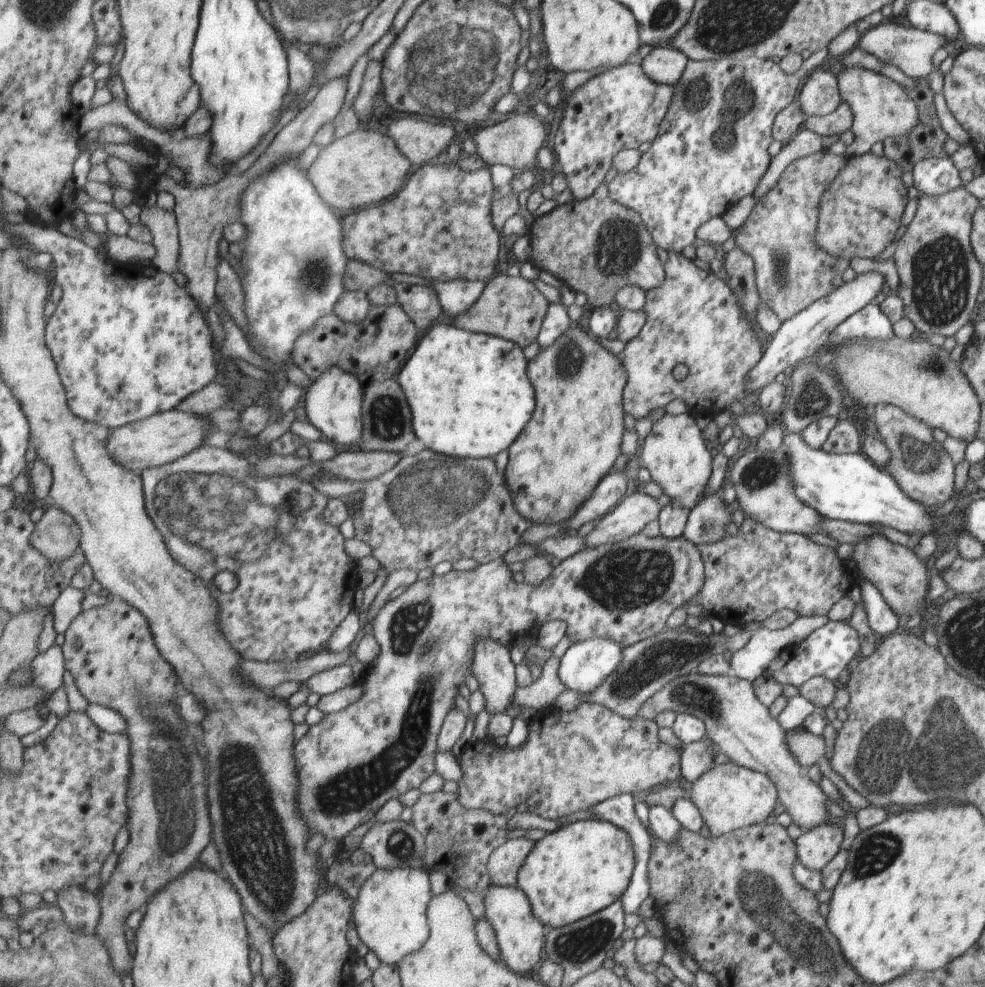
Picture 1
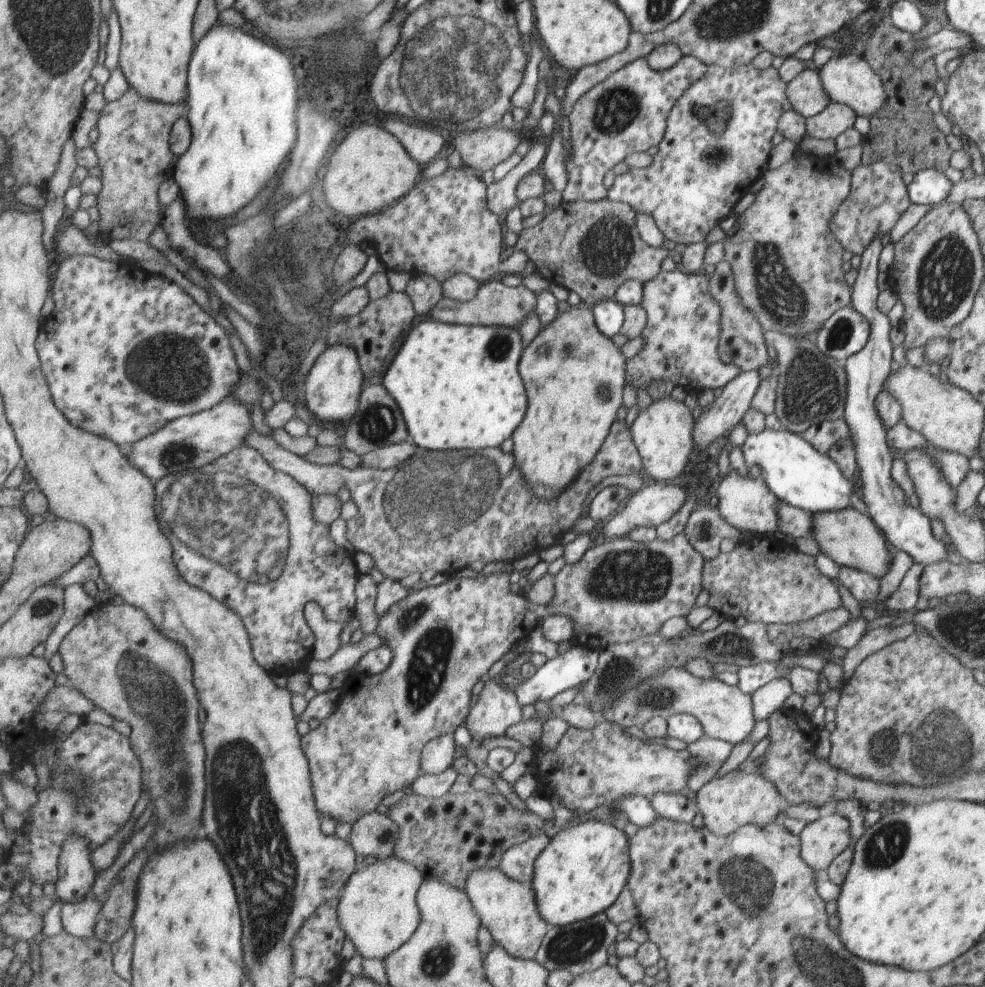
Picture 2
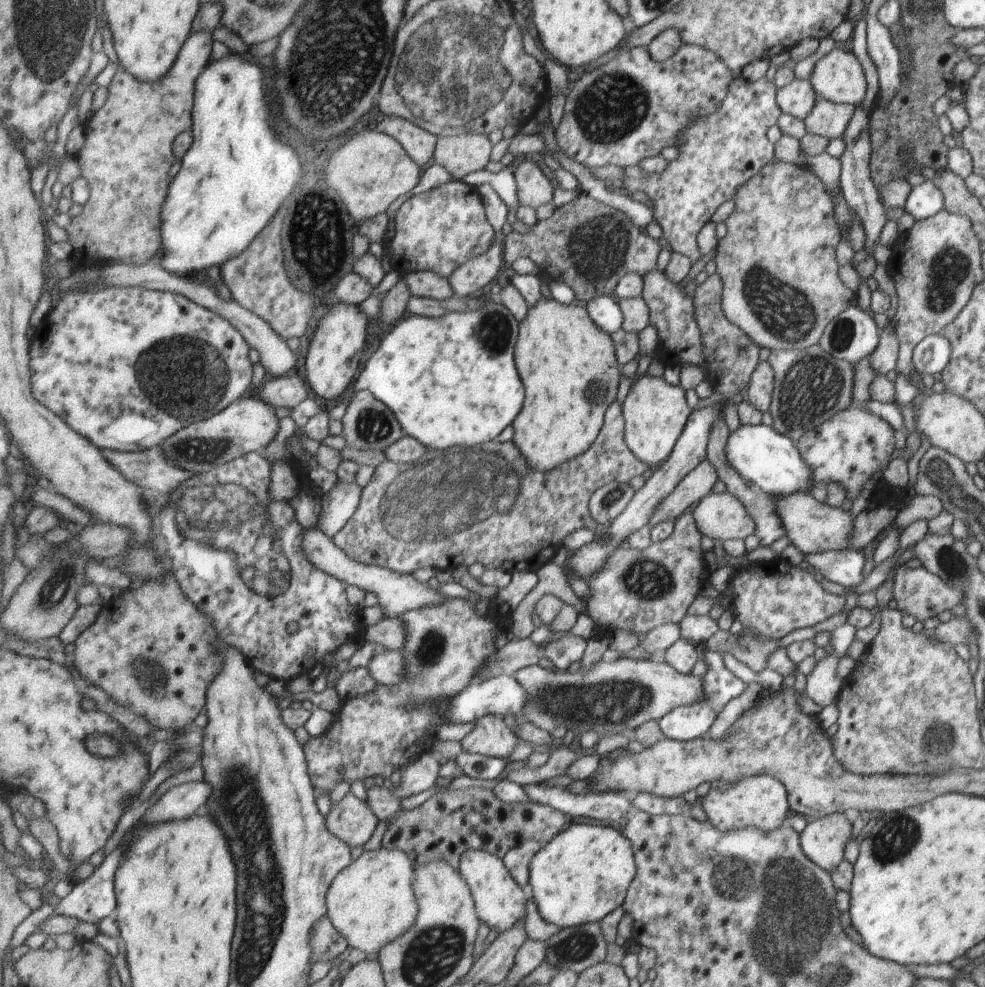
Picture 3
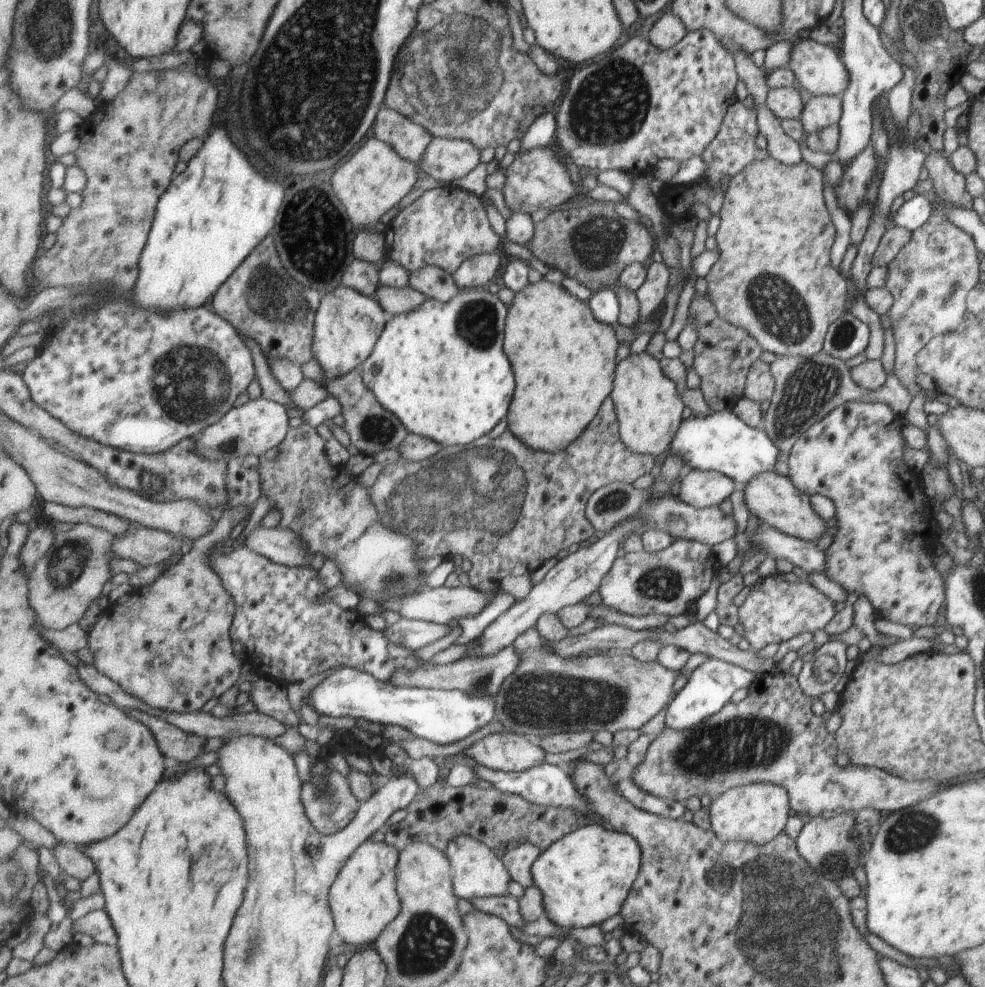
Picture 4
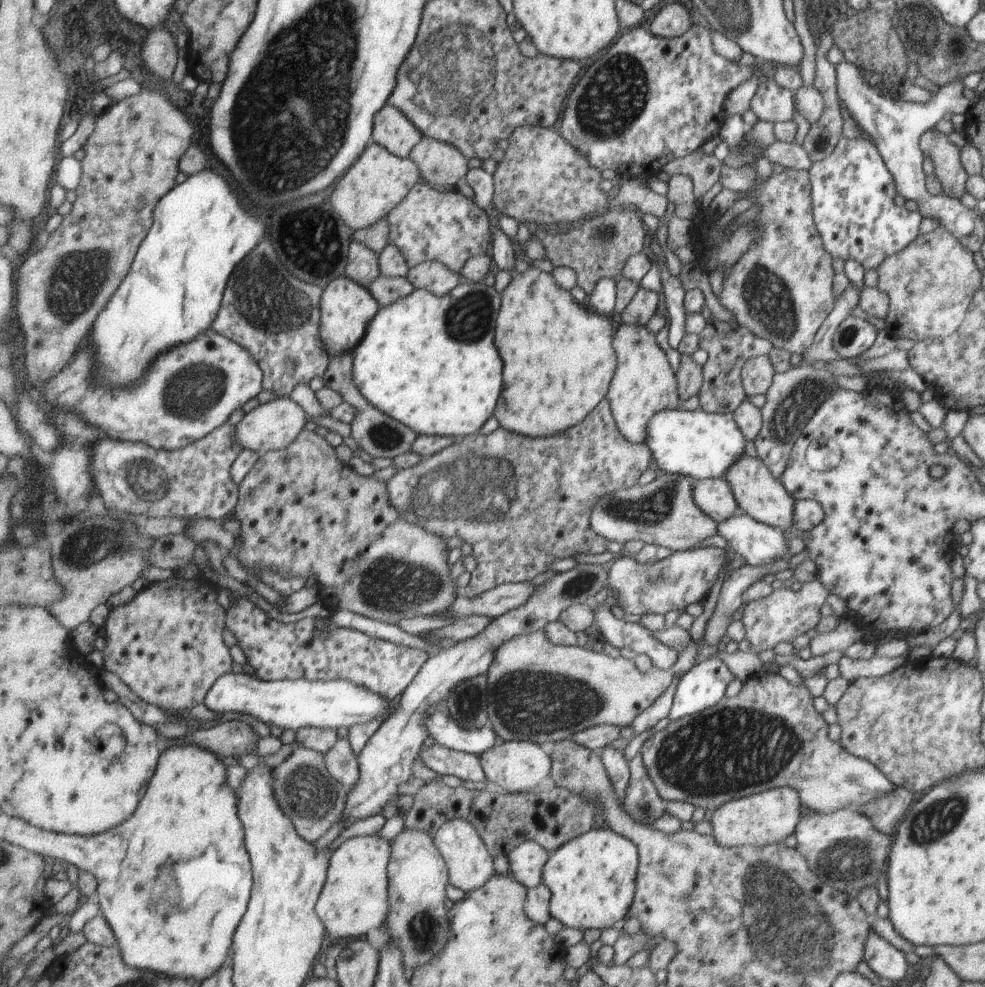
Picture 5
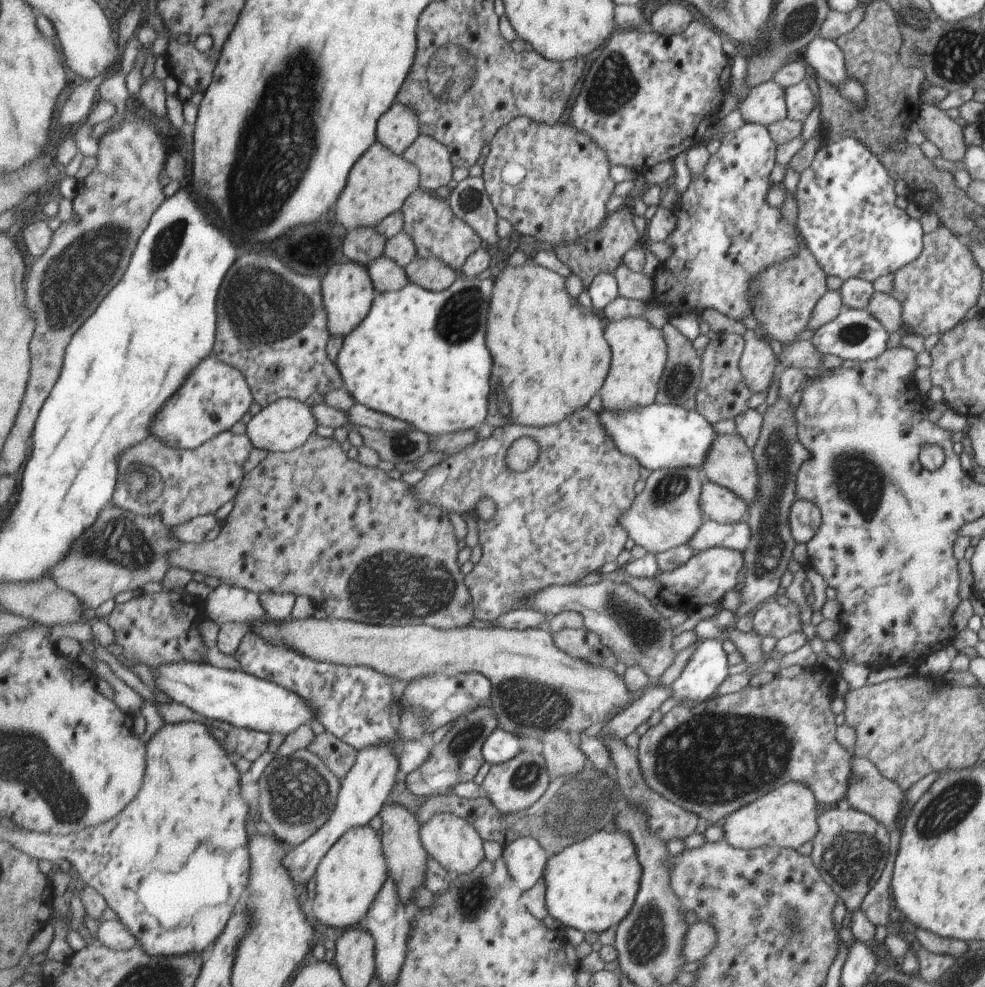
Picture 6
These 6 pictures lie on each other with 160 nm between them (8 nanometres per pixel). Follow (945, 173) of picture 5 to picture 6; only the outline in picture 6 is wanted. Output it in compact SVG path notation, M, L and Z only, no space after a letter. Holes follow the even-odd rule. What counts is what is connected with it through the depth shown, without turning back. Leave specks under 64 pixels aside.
M923 103L916 123L925 138L940 150L942 158L961 162L967 147L961 121L951 119L945 109L940 109L934 103Z

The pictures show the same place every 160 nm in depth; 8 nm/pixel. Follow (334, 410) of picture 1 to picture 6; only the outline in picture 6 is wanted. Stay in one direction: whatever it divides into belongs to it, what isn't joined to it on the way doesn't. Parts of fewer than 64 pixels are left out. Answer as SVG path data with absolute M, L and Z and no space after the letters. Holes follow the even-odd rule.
M338 261L322 279L323 298L331 335L343 335L345 338L351 331L354 331L354 328L358 327L362 320L366 319L367 313L374 303L374 298L377 296L370 270L367 266L355 261Z

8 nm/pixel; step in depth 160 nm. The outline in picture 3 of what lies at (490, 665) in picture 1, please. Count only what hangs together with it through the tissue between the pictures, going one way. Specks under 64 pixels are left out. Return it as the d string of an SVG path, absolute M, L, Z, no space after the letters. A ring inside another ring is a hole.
M487 714L479 718L473 730L461 742L463 752L508 759L521 740L505 724L504 717Z

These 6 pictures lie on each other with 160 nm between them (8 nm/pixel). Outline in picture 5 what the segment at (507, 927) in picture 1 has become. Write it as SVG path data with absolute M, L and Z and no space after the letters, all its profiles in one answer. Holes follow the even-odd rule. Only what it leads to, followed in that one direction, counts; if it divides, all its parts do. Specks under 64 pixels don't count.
M455 817L443 823L437 834L434 834L434 843L446 860L450 872L449 884L453 884L465 892L474 891L485 886L495 874L493 853L476 826L467 819Z

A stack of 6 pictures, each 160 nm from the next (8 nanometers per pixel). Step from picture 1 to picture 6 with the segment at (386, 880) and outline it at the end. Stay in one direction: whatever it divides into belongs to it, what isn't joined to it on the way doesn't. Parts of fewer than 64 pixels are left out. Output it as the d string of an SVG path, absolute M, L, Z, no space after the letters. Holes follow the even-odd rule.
M369 825L364 827L351 827L337 842L331 847L331 850L325 855L325 858L319 863L316 872L316 895L313 901L313 910L317 918L329 926L331 931L335 928L349 928L365 925L365 918L378 898L379 891L386 886L386 880L389 875L389 864L386 859L386 851L383 846L382 836L379 836Z

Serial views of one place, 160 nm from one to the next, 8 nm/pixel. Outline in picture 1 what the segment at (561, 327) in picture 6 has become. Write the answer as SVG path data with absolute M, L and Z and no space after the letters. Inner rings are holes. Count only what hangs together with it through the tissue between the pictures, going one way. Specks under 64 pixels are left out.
M573 325L569 326L564 333L561 333L559 338L551 346L540 347L539 352L529 361L528 375L530 376L530 381L534 384L536 398L539 404L537 404L533 418L527 423L526 430L523 431L523 436L519 436L519 440L516 440L509 448L510 459L508 467L505 470L505 483L509 488L509 493L513 496L518 511L527 520L535 522L535 524L559 524L559 522L571 517L574 514L573 510L575 510L581 502L585 502L585 498L587 498L589 494L592 493L591 490L595 488L597 480L599 480L599 478L607 472L607 468L613 464L615 456L621 454L619 452L619 442L621 442L621 434L623 434L623 424L621 424L621 408L619 408L619 406L621 406L621 390L623 390L623 386L626 386L625 368L621 366L618 356L609 354L603 346L597 344L597 339L593 340L593 338L589 338L581 328L575 328ZM557 422L559 422L559 446L547 446L547 442L551 442L551 438L549 438L549 434L545 434L545 430L555 428Z

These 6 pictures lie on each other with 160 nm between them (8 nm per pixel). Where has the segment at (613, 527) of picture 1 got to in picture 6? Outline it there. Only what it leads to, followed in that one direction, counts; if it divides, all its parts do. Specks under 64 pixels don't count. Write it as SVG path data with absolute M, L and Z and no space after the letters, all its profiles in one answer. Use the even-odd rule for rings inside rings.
M705 481L699 500L705 520L721 524L733 524L745 520L746 502L730 490Z

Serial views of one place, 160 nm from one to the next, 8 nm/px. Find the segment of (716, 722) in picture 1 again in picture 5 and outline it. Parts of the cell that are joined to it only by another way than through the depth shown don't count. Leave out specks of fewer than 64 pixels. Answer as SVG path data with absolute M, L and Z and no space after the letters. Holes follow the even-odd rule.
M546 629L531 631L530 633L515 635L512 639L500 644L494 650L494 659L491 663L488 674L488 713L490 716L490 726L495 729L501 740L505 741L533 741L536 743L556 741L569 738L573 733L582 731L587 727L595 725L615 725L618 727L628 726L630 722L645 708L651 708L651 704L655 704L655 700L659 700L659 696L663 696L663 692L667 692L667 688L671 688L671 684L675 684L675 678L679 676L679 672L671 665L668 669L661 670L657 667L651 667L647 672L639 672L634 667L631 660L623 657L611 658L604 653L596 653L590 649L582 649L573 645L556 645L549 640Z

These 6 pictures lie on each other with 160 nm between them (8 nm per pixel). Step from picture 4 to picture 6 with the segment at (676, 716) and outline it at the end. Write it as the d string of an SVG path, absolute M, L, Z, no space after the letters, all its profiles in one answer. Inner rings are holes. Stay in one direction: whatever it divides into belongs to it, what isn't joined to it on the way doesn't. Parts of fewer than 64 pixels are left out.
M702 639L681 674L670 684L672 697L703 701L727 678L727 654L717 639Z

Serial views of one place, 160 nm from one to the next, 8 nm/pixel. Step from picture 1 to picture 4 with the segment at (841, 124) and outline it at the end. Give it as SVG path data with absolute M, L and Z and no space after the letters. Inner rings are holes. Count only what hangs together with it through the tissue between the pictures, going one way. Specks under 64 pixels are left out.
M811 96L802 108L800 123L806 134L833 130L842 111L842 100L832 96Z

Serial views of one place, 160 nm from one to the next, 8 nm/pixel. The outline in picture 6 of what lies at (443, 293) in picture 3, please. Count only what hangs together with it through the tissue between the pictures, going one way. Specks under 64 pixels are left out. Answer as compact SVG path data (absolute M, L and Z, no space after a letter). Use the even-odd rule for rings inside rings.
M417 256L405 269L410 282L435 292L448 289L457 280L454 268L437 257Z

